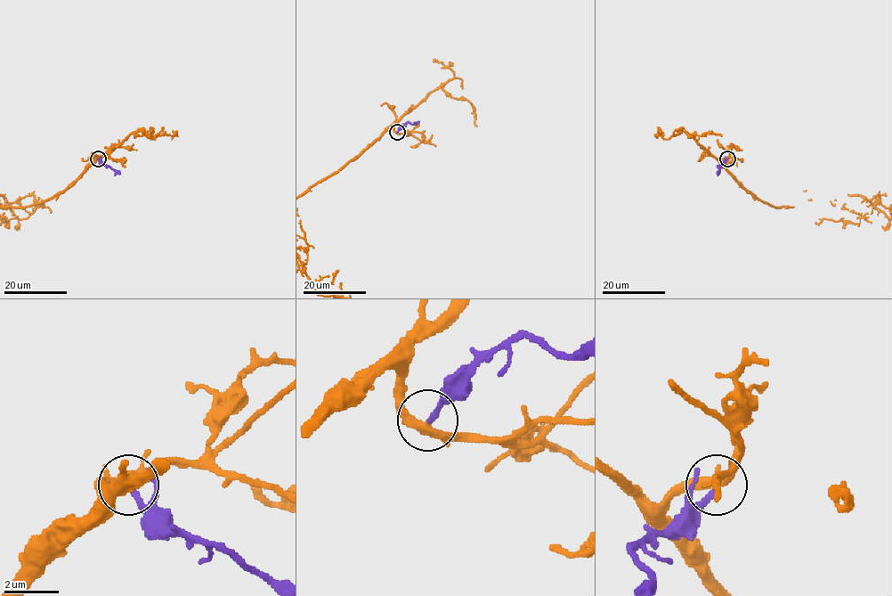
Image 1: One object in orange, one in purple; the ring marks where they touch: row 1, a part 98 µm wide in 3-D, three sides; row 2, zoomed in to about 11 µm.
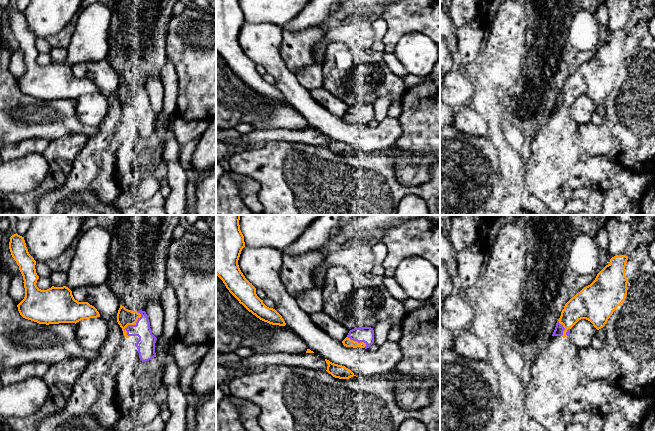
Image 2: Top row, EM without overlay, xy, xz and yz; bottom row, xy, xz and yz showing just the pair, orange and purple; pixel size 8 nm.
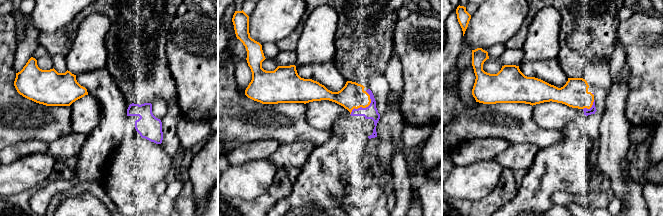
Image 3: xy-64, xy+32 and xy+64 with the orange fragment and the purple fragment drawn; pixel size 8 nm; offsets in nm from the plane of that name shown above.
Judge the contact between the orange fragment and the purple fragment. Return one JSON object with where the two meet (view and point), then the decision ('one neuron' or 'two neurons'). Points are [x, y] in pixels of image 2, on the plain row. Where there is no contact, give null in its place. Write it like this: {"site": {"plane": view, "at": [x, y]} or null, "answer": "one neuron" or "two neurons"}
{"site": {"plane": "xy", "at": [131, 100]}, "answer": "one neuron"}

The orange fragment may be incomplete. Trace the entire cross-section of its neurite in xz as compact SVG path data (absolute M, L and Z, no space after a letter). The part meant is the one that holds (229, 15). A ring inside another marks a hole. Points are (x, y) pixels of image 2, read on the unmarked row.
M216 0L216 51L249 88L272 101L285 102L282 92L267 83L241 48L238 36L245 23L239 0Z

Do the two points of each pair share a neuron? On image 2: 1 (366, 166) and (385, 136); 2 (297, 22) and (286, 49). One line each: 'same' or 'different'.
1: different
2: different

